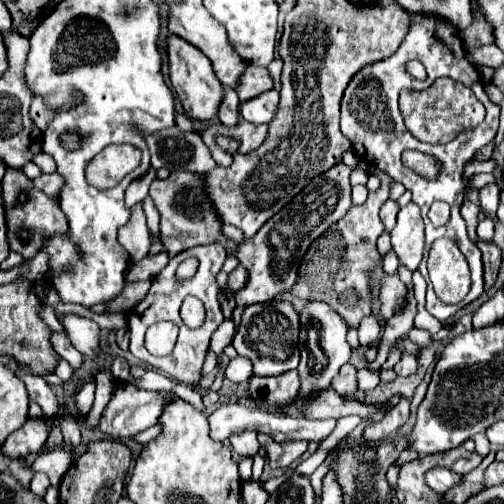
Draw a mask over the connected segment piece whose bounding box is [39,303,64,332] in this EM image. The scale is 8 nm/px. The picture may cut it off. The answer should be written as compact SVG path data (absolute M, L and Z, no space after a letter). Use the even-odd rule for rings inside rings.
M43 303L41 306L41 310L39 310L39 316L41 319L53 330L64 332L64 329L59 322L58 318L56 317L55 311L53 308L48 306L47 304Z

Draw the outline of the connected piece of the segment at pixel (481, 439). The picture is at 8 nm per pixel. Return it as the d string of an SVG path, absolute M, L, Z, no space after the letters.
M483 432L477 433L472 439L475 442L475 451L482 457L486 457L490 453L490 442L485 434Z

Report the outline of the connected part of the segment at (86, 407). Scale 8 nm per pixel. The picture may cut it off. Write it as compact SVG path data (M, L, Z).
M92 381L86 384L76 395L76 407L81 415L87 415L93 406L96 384Z

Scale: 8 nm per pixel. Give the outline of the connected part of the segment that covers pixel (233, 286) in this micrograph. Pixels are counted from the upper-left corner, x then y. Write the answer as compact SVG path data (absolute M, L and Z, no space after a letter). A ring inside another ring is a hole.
M241 266L233 268L233 270L229 272L229 290L231 290L231 292L237 292L237 288L241 288L241 284L245 284L245 280L247 280L245 268L241 268Z

